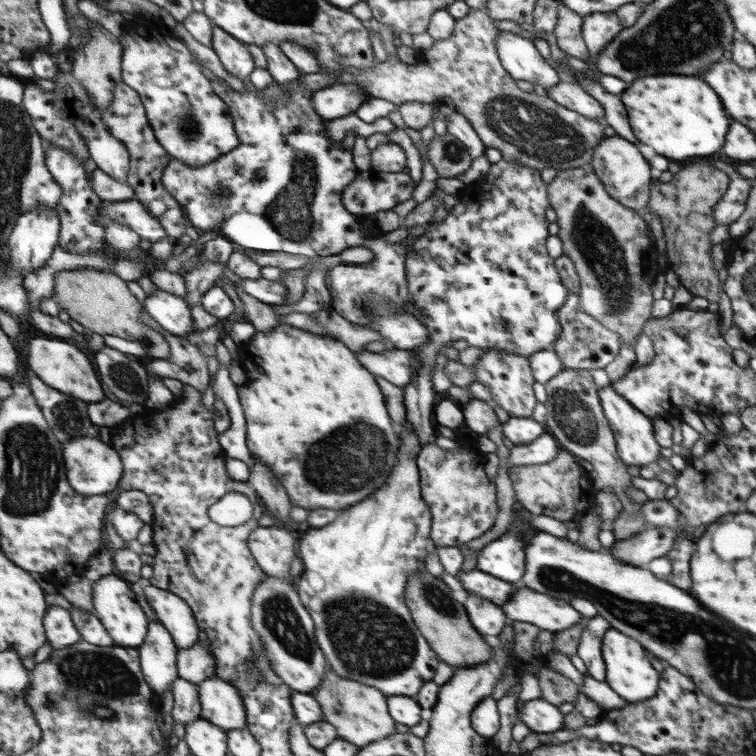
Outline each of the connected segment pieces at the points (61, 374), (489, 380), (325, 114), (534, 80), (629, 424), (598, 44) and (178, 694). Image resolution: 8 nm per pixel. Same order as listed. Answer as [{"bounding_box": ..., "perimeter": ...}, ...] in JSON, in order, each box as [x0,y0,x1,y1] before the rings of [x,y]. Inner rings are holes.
[{"bounding_box":[30,335,110,404],"perimeter":[[[38,335],[32,340],[30,364],[52,388],[66,394],[74,394],[76,398],[90,404],[103,402],[110,396],[106,386],[102,386],[102,380],[92,358],[84,350],[80,350],[74,341]]]},{"bounding_box":[473,350,536,418],"perimeter":[[[486,350],[473,364],[476,367],[477,380],[489,388],[492,400],[502,410],[506,410],[509,416],[528,418],[532,416],[532,410],[536,406],[534,396],[534,374],[531,369],[530,359],[523,355],[508,354],[498,350]]]},{"bounding_box":[315,83,368,120],"perimeter":[[[335,83],[315,93],[315,105],[322,118],[336,120],[355,112],[368,99],[356,83]]]},{"bounding_box":[498,30,559,92],"perimeter":[[[501,30],[498,51],[503,66],[512,78],[528,80],[533,85],[542,86],[547,92],[559,84],[558,73],[538,53],[532,38]]]},{"bounding_box":[597,385,660,468],"perimeter":[[[608,385],[598,388],[597,394],[603,408],[603,413],[615,436],[615,445],[620,460],[628,466],[639,466],[640,468],[656,462],[660,454],[660,445],[654,440],[652,422],[643,411],[632,406],[628,399],[623,398],[614,387]]]},{"bounding_box":[581,11,622,59],"perimeter":[[[615,11],[592,13],[584,17],[581,33],[591,59],[598,57],[622,29],[619,15]]]},{"bounding_box":[173,677,203,726],"perimeter":[[[180,677],[175,682],[173,692],[175,695],[173,716],[177,722],[187,726],[187,724],[203,716],[203,702],[199,683],[190,682]]]}]

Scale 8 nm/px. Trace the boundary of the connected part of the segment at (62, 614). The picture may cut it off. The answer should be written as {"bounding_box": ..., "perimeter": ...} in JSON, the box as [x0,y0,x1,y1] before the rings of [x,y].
{"bounding_box":[46,606,83,649],"perimeter":[[[64,606],[52,607],[48,612],[46,624],[48,637],[55,649],[70,648],[83,638],[74,622],[72,612]]]}

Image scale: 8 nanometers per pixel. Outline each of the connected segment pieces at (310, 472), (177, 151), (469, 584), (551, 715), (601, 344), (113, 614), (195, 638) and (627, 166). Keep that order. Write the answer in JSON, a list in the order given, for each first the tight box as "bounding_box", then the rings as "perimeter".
[{"bounding_box":[237,323,401,511],"perimeter":[[[281,323],[270,332],[257,331],[249,343],[238,347],[239,358],[237,363],[244,367],[248,373],[249,381],[239,388],[241,400],[245,408],[249,422],[249,447],[253,456],[266,462],[268,466],[276,473],[276,476],[282,481],[287,488],[293,504],[302,506],[310,511],[321,508],[332,508],[332,510],[344,510],[348,506],[356,505],[360,500],[364,500],[368,494],[378,490],[391,476],[392,468],[396,462],[397,452],[400,449],[401,440],[398,440],[398,434],[394,432],[392,420],[388,416],[386,406],[384,406],[384,396],[374,380],[374,376],[360,366],[356,356],[350,352],[350,348],[334,338],[318,336],[308,330],[295,327],[292,324]]]},{"bounding_box":[120,12,240,168],"perimeter":[[[133,12],[132,20],[123,19],[120,41],[123,42],[123,80],[133,86],[144,99],[150,124],[162,146],[173,158],[178,158],[192,168],[204,168],[240,147],[236,120],[231,106],[215,89],[214,82],[202,72],[200,59],[177,34],[177,27],[170,29],[161,17],[148,12]]]},{"bounding_box":[456,568,520,607],"perimeter":[[[477,568],[472,571],[459,571],[456,578],[468,593],[476,593],[480,598],[486,598],[500,607],[508,603],[517,587],[520,587],[520,584],[500,580]]]},{"bounding_box":[520,699,564,734],"perimeter":[[[544,699],[525,701],[520,712],[521,722],[534,733],[549,734],[563,727],[564,715],[556,705]]]},{"bounding_box":[553,255,621,370],"perimeter":[[[562,255],[555,260],[555,268],[560,275],[562,284],[566,286],[569,293],[566,302],[557,310],[561,331],[554,341],[553,348],[560,357],[563,368],[582,370],[604,368],[619,353],[621,345],[619,334],[601,326],[601,324],[581,309],[579,305],[581,284],[572,260],[568,256]]]},{"bounding_box":[95,572,151,648],"perimeter":[[[112,572],[95,582],[95,612],[103,620],[115,643],[121,647],[140,648],[147,642],[151,621],[138,602],[138,594],[132,590],[132,583],[120,574]]]},{"bounding_box":[144,584,200,649],"perimeter":[[[152,584],[144,588],[146,600],[180,649],[191,649],[200,641],[200,626],[192,606],[179,594]]]},{"bounding_box":[589,135,652,213],"perimeter":[[[619,135],[604,138],[595,150],[589,169],[599,175],[612,197],[618,199],[624,206],[631,207],[636,213],[646,212],[651,193],[650,182],[652,182],[650,164],[632,142]]]}]

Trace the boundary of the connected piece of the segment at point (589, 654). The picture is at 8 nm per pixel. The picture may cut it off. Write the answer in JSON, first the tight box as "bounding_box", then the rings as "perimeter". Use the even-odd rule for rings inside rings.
{"bounding_box":[578,615,610,680],"perimeter":[[[599,615],[586,620],[586,628],[579,641],[578,656],[582,658],[588,675],[605,680],[605,662],[603,659],[602,643],[604,634],[610,629],[610,623]]]}

